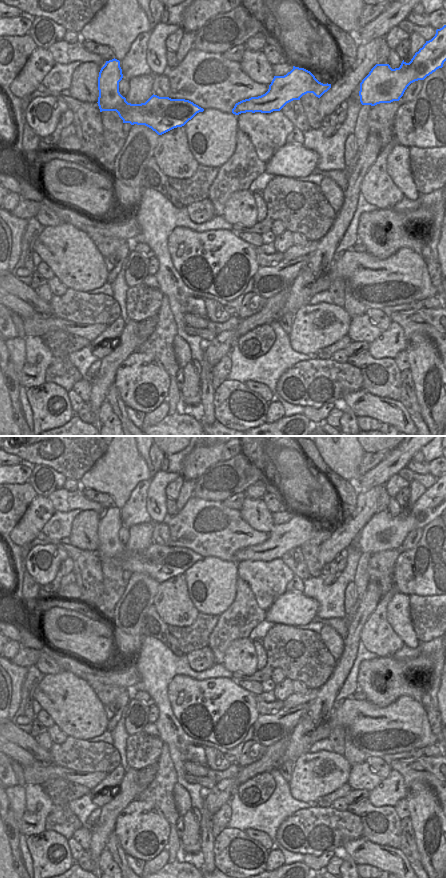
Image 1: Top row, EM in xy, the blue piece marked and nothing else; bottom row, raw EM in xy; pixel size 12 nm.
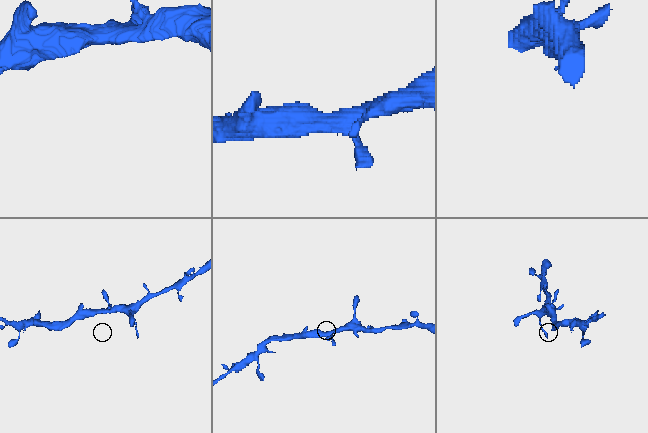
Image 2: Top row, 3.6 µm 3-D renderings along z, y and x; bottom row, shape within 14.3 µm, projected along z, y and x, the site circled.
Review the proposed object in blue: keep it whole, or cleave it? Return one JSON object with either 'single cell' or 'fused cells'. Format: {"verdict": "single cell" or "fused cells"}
{"verdict": "single cell"}

